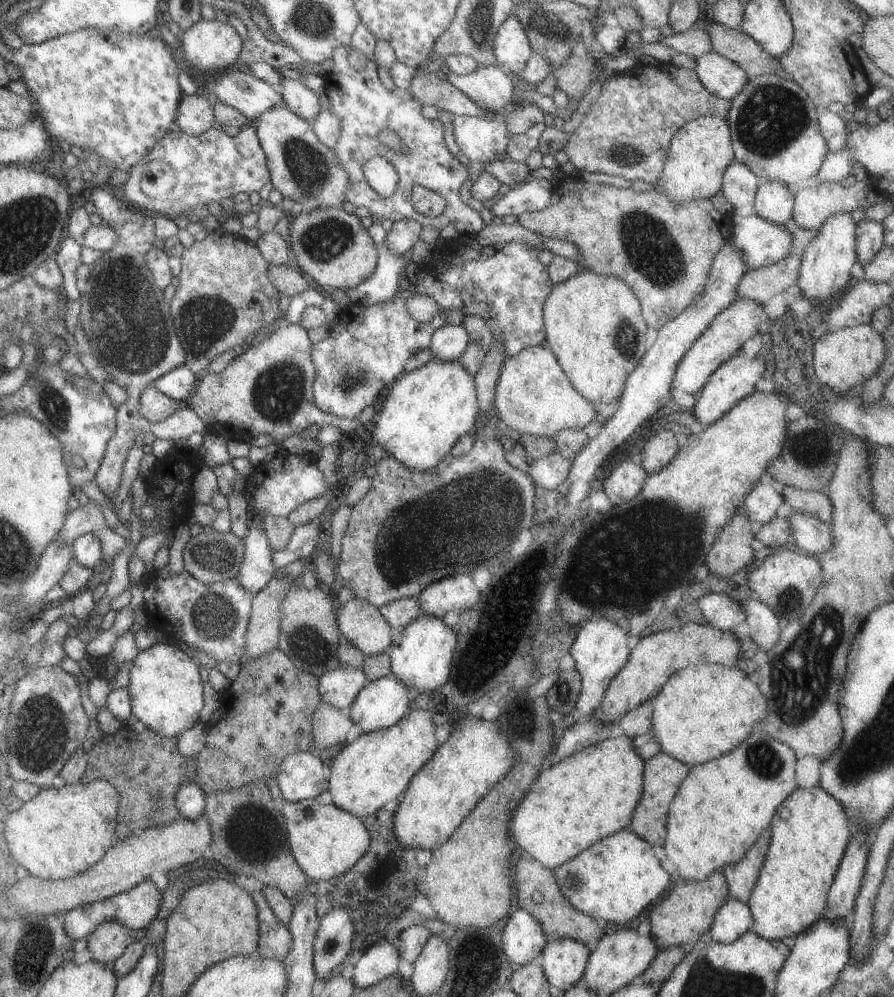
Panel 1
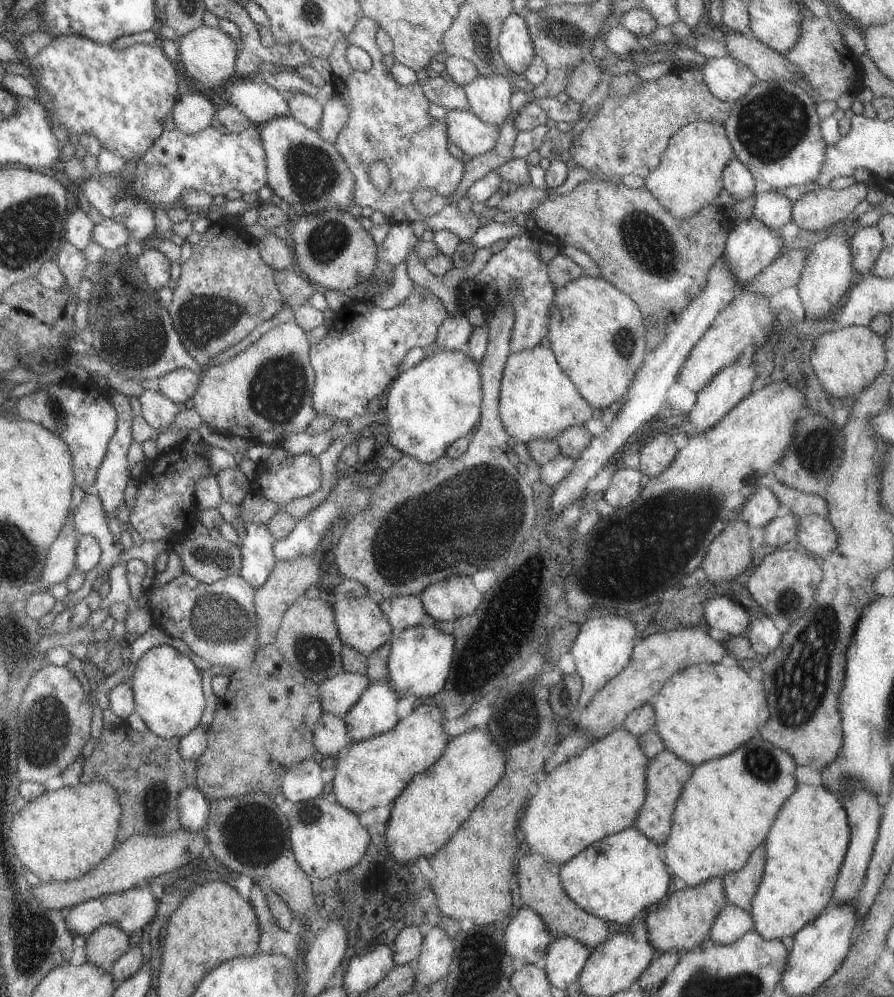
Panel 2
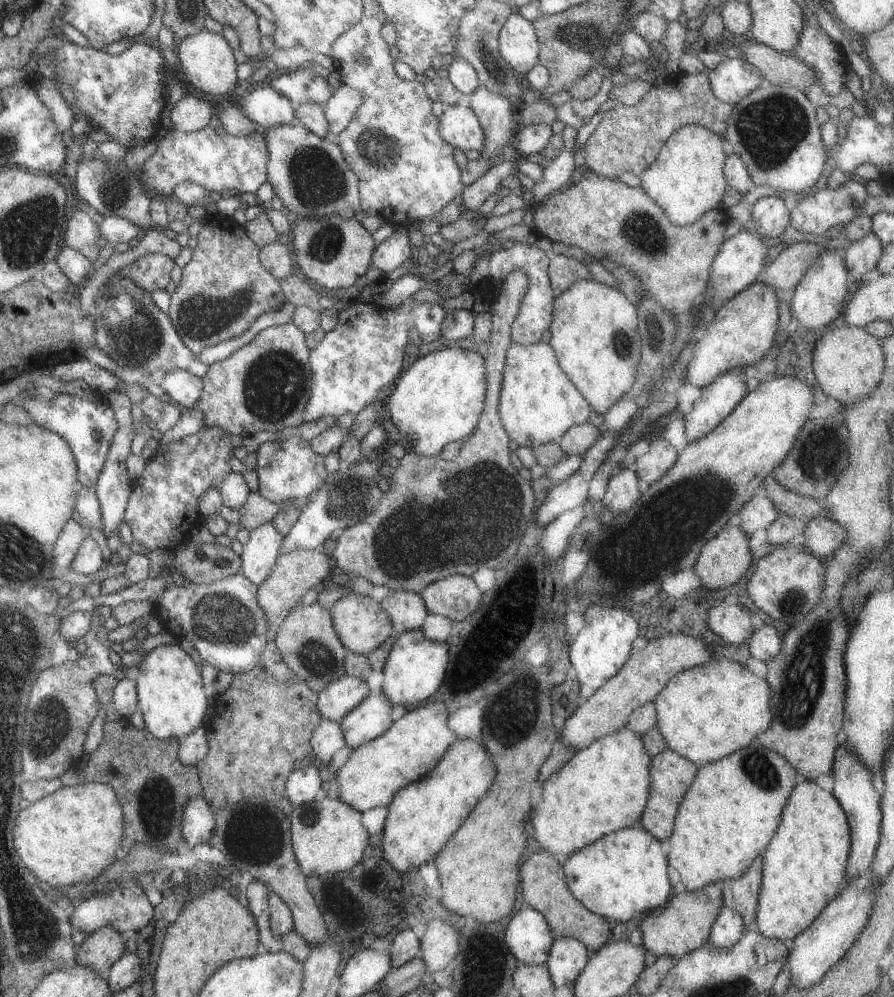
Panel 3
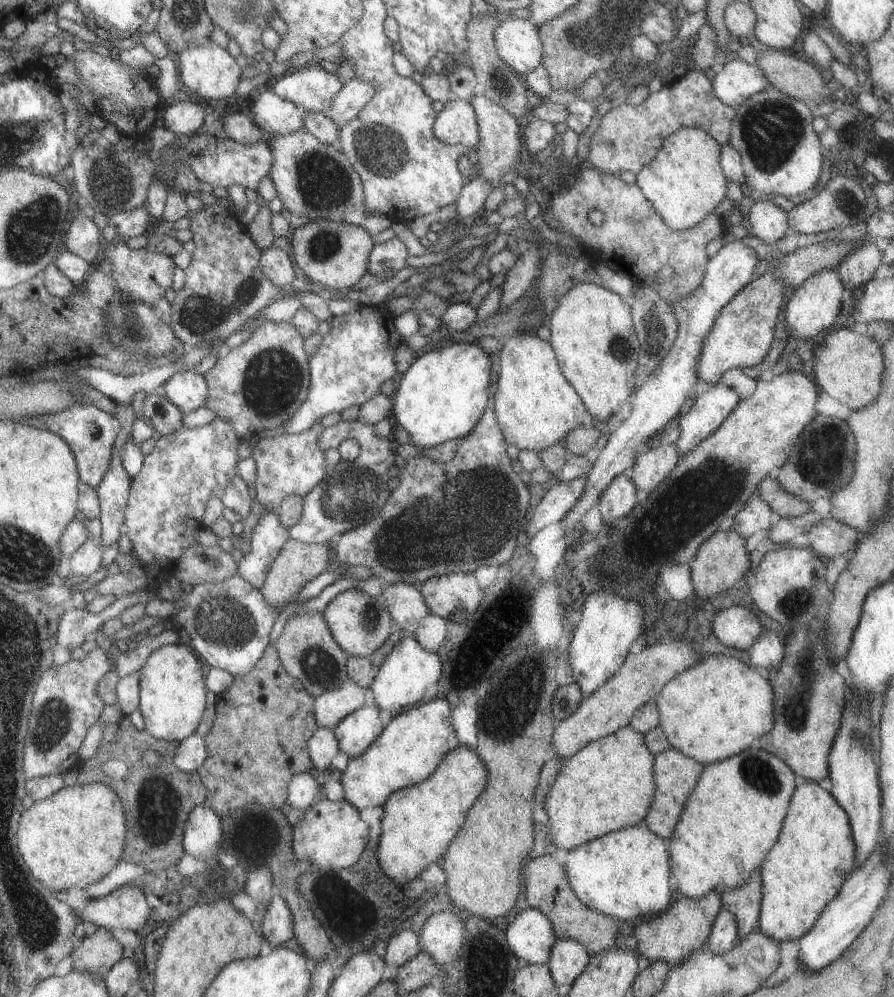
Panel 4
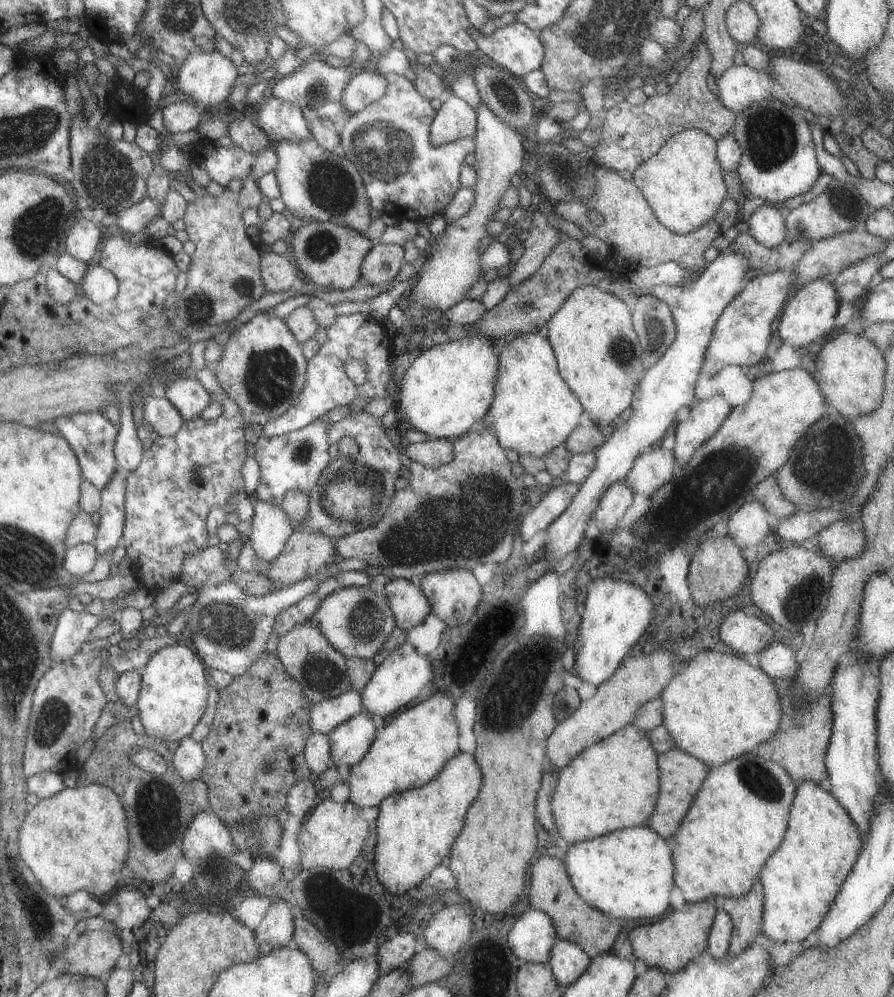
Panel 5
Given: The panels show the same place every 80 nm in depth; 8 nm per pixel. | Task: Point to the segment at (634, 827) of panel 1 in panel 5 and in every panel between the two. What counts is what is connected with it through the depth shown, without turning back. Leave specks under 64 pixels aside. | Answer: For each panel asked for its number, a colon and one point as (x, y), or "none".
2: (665, 774)
3: (670, 774)
4: (674, 775)
5: (680, 776)

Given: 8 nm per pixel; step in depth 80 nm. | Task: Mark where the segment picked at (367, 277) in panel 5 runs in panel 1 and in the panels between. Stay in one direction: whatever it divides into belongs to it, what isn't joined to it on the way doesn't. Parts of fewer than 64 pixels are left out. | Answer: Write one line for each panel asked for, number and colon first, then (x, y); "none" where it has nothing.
1: (402, 235)
2: (393, 249)
3: (390, 253)
4: (384, 259)

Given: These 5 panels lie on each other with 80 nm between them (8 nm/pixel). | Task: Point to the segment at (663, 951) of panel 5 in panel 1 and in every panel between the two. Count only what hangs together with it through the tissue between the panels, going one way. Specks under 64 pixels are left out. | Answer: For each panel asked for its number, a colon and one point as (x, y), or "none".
1: (685, 911)
2: (682, 919)
3: (682, 924)
4: (684, 926)

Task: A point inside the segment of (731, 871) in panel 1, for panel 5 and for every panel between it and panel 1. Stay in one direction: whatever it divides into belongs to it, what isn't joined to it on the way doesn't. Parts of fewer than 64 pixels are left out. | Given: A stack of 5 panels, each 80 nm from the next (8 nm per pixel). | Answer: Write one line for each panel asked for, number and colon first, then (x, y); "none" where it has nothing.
2: (739, 886)
3: (740, 895)
4: (743, 903)
5: (745, 912)

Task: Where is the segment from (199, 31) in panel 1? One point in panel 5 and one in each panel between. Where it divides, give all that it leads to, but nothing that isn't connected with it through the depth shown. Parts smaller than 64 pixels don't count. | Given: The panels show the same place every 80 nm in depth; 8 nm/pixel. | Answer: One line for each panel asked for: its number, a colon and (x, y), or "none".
2: (206, 53)
3: (205, 59)
4: (207, 70)
5: (206, 78)

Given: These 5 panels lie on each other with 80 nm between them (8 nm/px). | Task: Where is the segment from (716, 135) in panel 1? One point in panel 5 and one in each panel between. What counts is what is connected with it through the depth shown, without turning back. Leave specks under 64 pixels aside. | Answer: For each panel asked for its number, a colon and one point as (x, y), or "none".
2: (688, 177)
3: (685, 180)
4: (684, 182)
5: (682, 183)

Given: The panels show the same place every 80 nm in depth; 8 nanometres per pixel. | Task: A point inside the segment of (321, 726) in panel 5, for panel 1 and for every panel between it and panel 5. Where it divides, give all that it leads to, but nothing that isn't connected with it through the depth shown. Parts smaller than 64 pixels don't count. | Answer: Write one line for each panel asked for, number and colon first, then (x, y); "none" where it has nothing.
1: (338, 688)
2: (337, 694)
3: (334, 701)
4: (328, 709)

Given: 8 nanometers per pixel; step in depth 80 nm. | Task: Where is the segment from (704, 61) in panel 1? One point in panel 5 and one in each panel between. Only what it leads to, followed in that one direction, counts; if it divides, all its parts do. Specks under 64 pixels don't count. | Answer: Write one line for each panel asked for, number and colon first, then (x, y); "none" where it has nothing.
2: (727, 79)
3: (732, 79)
4: (735, 81)
5: (737, 87)

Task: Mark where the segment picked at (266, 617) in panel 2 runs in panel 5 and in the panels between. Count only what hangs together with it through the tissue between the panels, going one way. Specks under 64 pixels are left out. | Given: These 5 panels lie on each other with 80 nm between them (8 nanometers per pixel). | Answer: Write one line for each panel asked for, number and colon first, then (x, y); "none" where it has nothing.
3: (294, 572)
4: (296, 563)
5: (303, 555)

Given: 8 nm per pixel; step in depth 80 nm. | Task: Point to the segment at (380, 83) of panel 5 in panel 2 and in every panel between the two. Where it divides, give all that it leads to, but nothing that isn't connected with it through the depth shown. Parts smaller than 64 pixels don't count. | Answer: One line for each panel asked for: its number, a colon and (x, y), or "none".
2: (334, 113)
3: (340, 107)
4: (354, 94)

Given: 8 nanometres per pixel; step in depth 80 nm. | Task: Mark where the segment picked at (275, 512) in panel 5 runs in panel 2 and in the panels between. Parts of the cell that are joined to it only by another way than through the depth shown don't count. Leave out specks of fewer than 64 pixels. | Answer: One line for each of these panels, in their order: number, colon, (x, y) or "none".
2: (256, 558)
3: (259, 553)
4: (267, 536)

